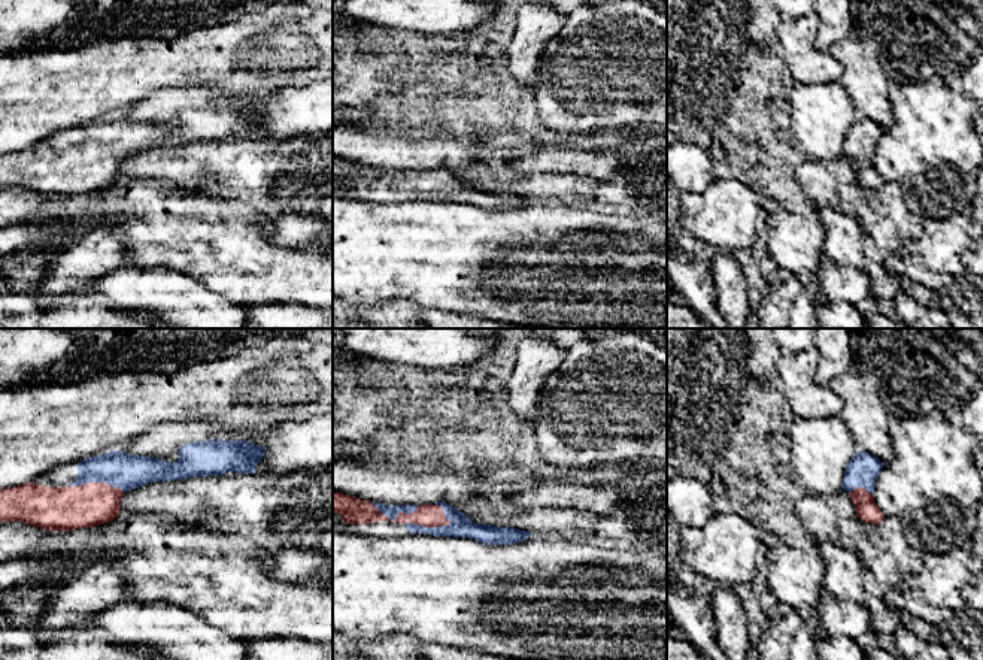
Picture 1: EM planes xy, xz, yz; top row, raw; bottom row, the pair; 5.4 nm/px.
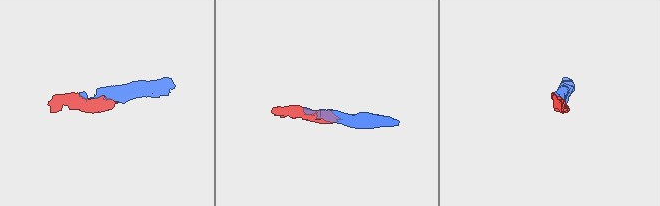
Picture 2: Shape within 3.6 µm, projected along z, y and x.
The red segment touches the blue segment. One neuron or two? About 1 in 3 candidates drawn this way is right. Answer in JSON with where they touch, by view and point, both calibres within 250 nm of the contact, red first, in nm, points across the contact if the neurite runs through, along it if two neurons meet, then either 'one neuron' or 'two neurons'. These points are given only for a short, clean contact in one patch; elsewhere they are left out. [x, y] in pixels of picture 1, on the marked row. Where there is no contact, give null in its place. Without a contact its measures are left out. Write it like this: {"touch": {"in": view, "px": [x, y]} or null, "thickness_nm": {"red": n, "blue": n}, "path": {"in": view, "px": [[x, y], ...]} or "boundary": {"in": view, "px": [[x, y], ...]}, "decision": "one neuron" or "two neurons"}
{"touch": {"in": "xz", "px": [427, 526]}, "thickness_nm": {"red": 130, "blue": 120}, "decision": "one neuron"}

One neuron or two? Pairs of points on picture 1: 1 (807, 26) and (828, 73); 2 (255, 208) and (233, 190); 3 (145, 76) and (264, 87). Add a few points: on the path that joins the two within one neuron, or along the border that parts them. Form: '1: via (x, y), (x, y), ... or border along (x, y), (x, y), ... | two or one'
1: via (807, 38), (807, 53), (816, 61) | one
2: via (255, 200), (249, 193), (240, 191) | one
3: via (175, 69), (225, 69), (234, 78) | one

